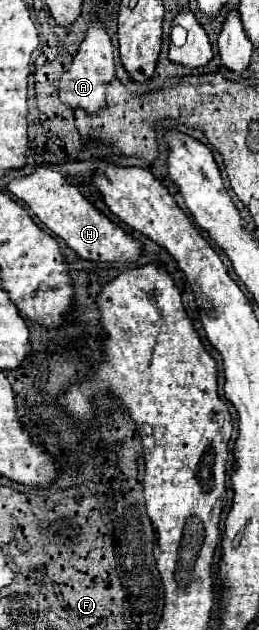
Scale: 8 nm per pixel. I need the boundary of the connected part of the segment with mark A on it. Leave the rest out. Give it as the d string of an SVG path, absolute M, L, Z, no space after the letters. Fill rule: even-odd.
M90 23L84 41L80 43L78 53L72 59L72 67L60 77L60 101L76 111L82 109L86 113L98 113L106 107L104 87L114 79L114 57L112 57L112 43L102 23Z

